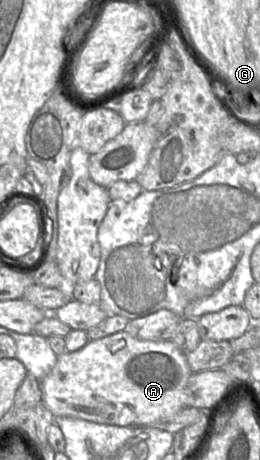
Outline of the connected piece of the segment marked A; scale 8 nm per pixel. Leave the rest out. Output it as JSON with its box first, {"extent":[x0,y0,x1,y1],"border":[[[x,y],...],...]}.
{"extent":[40,331,191,427],"border":[[[121,331],[107,337],[90,340],[75,352],[58,356],[50,373],[40,381],[42,403],[54,417],[71,417],[99,424],[121,427],[149,427],[187,406],[187,386],[191,375],[186,354],[172,341],[145,341]]]}

